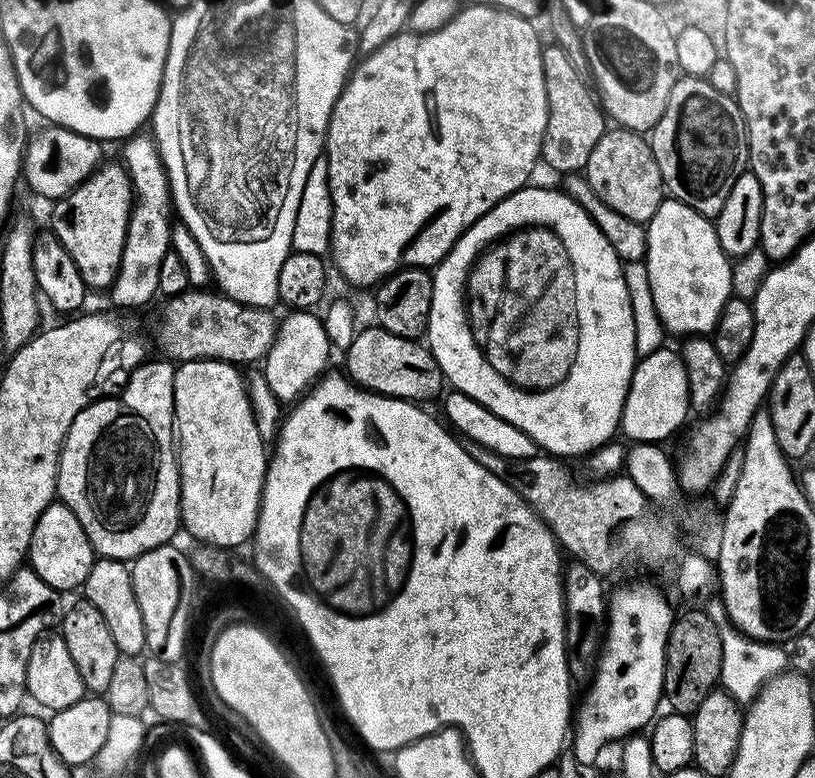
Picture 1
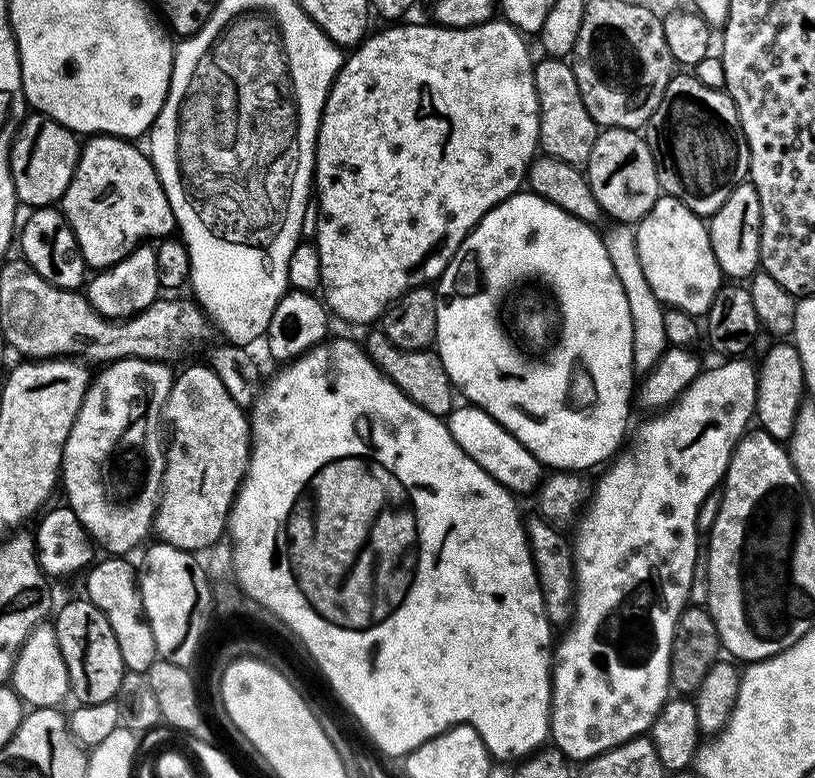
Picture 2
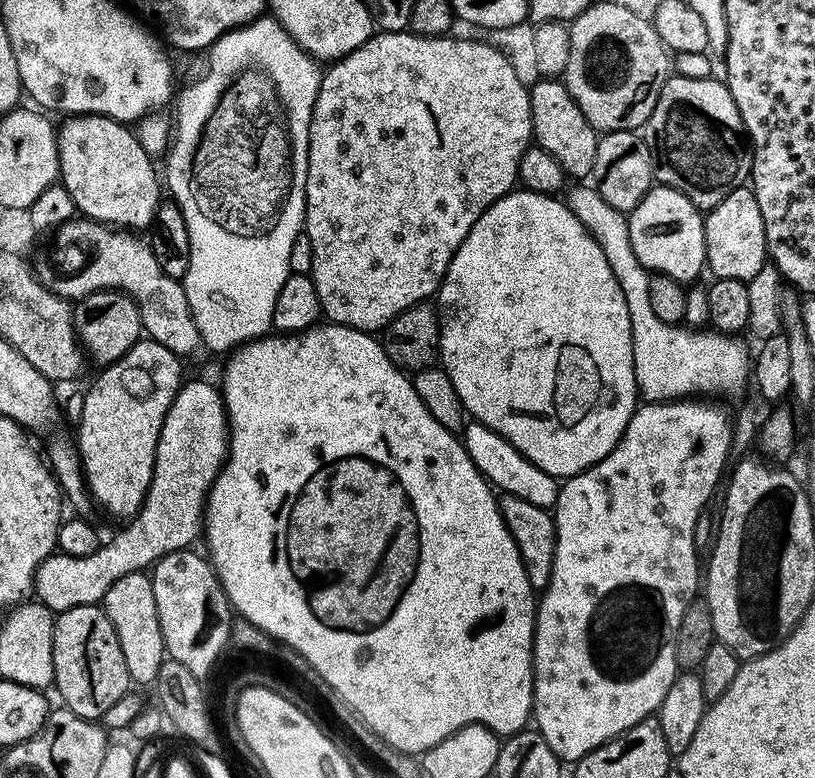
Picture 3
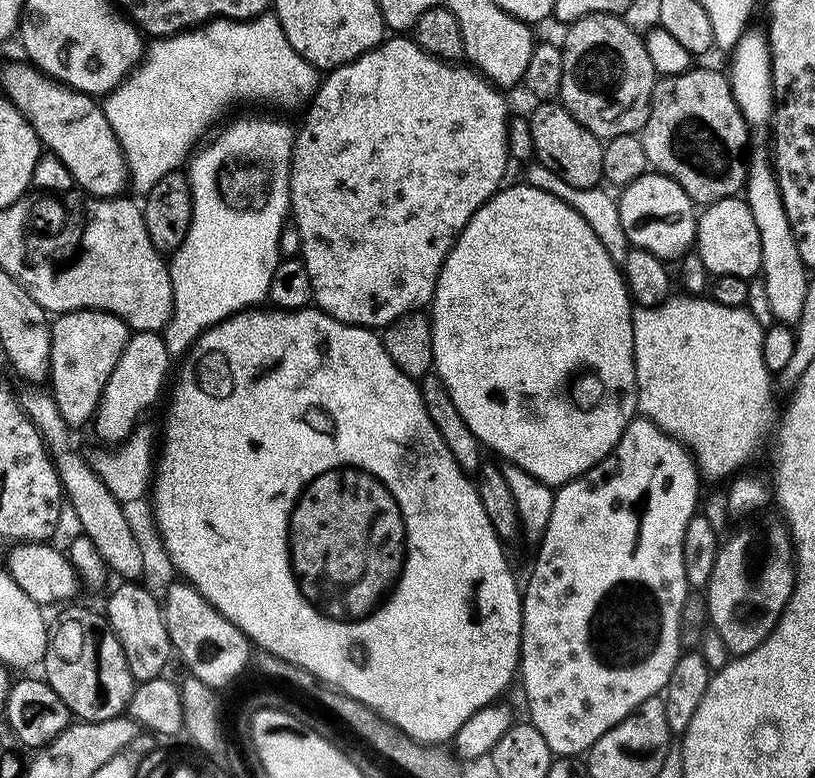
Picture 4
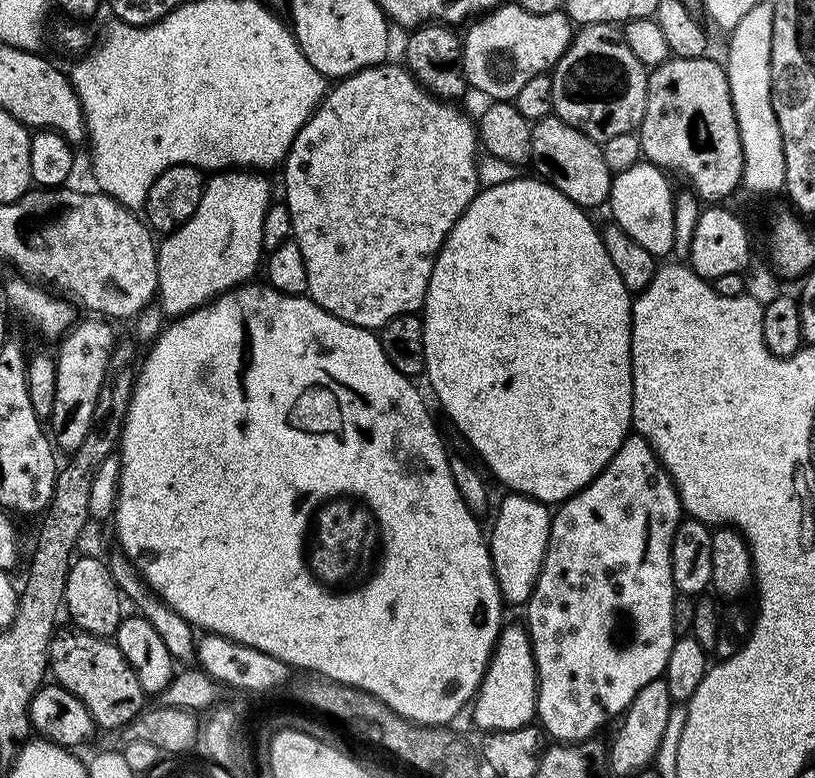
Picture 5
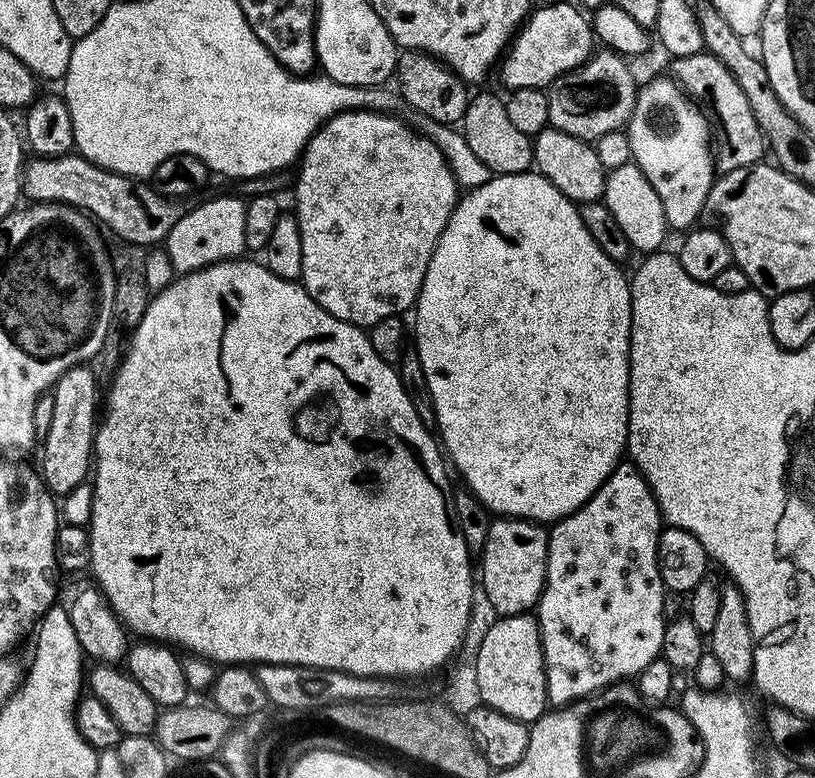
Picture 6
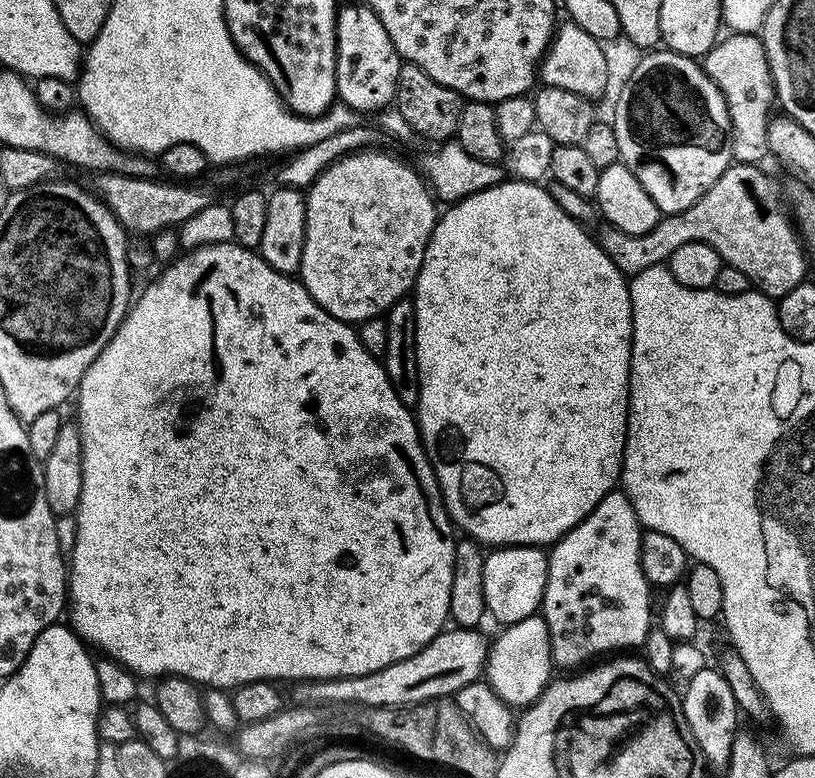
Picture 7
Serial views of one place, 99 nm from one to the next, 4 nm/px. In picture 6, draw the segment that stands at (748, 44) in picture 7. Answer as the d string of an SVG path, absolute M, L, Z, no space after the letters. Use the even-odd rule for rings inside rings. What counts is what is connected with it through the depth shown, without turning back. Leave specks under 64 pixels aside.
M707 50L689 56L677 56L671 61L670 76L693 100L705 105L712 104L716 111L716 120L724 131L724 137L721 140L719 137L714 148L714 168L717 173L761 163L762 133L754 118L754 110L750 110L750 102L746 102L746 94L742 94L742 86L738 86L734 74L722 62L718 62L718 58L714 58Z

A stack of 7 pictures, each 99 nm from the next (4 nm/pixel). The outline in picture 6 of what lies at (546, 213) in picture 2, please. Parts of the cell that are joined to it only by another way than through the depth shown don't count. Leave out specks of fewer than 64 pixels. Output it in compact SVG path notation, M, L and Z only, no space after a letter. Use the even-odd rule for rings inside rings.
M535 170L510 174L509 176L493 175L482 186L465 191L456 201L456 209L446 222L446 230L438 238L438 246L434 246L434 254L430 258L430 266L426 266L426 278L422 282L422 290L416 299L414 315L416 315L416 356L420 359L420 368L424 371L424 384L428 387L428 396L432 399L432 408L436 411L438 440L450 461L451 467L460 471L463 483L479 498L489 513L497 517L517 516L519 520L535 520L541 525L548 526L557 520L563 520L572 512L577 512L598 489L608 481L608 475L621 463L628 446L628 379L630 378L630 330L632 329L632 285L629 277L617 261L606 258L602 254L602 246L590 238L590 230L580 217L580 209L571 200L567 200L557 188Z

